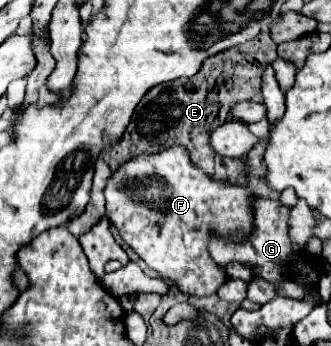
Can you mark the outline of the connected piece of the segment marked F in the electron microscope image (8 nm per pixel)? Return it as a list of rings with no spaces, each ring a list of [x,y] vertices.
[[[176,144],[158,154],[142,154],[126,164],[118,166],[106,182],[106,216],[120,232],[126,246],[130,246],[148,268],[156,270],[160,278],[172,282],[182,294],[194,298],[208,298],[226,282],[226,272],[214,264],[208,244],[212,236],[224,238],[226,242],[246,242],[250,232],[254,232],[254,198],[248,194],[248,186],[232,184],[228,180],[214,180],[202,168],[190,160],[190,152]]]

